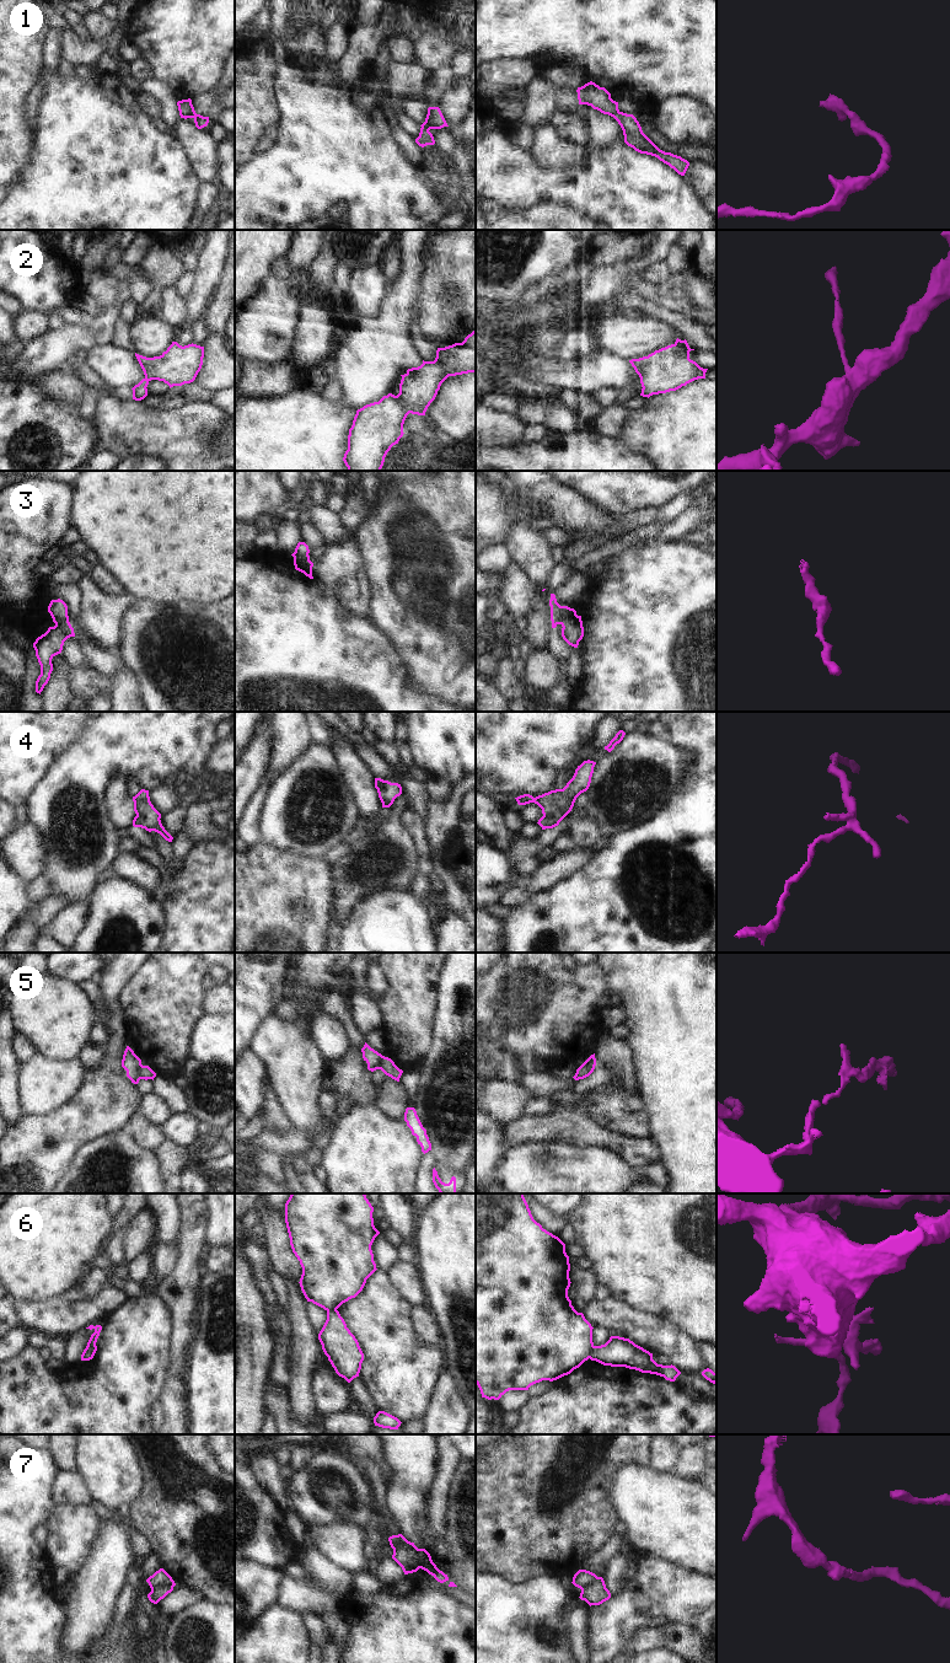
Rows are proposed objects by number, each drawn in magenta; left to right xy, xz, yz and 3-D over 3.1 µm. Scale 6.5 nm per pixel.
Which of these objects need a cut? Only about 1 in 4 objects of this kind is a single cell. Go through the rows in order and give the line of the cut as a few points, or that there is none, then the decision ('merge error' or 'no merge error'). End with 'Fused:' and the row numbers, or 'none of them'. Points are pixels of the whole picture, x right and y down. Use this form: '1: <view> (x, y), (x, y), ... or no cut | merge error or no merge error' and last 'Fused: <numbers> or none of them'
1: no cut | no merge error
2: no cut | no merge error
3: yz (577, 615), (568, 616), (562, 625) | merge error
4: no cut | no merge error
5: xy (141, 1065), (139, 1078) | merge error
6: yz (594, 1346), (589, 1357) | merge error
7: xy (173, 1584), (157, 1584), (151, 1588) | merge error
Fused: 3, 5, 6, 7

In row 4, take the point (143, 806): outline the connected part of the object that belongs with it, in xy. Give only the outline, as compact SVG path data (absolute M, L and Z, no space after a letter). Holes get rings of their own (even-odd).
M141 789L133 796L134 811L136 816L133 820L134 827L141 827L146 831L160 833L166 841L172 842L173 837L165 830L161 824L161 814L150 801L149 790Z

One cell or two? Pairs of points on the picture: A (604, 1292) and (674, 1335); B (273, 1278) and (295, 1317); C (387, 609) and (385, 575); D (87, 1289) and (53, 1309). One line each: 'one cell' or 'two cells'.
A: two cells
B: two cells
C: one cell
D: two cells

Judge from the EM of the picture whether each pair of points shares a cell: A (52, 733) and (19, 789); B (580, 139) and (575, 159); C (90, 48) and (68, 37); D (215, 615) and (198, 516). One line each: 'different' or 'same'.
A: same
B: different
C: same
D: different

